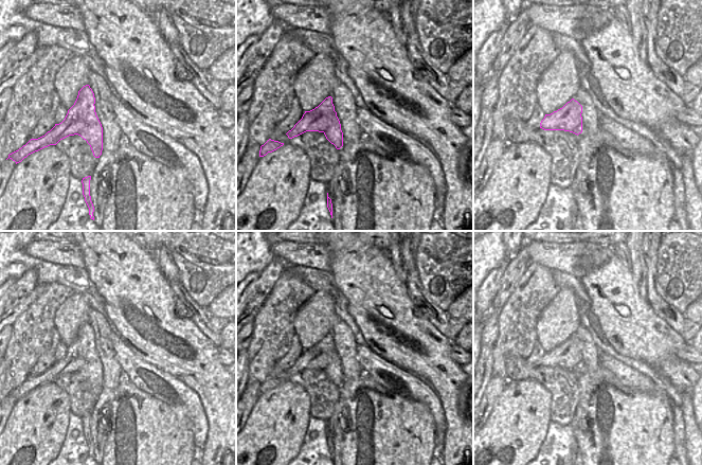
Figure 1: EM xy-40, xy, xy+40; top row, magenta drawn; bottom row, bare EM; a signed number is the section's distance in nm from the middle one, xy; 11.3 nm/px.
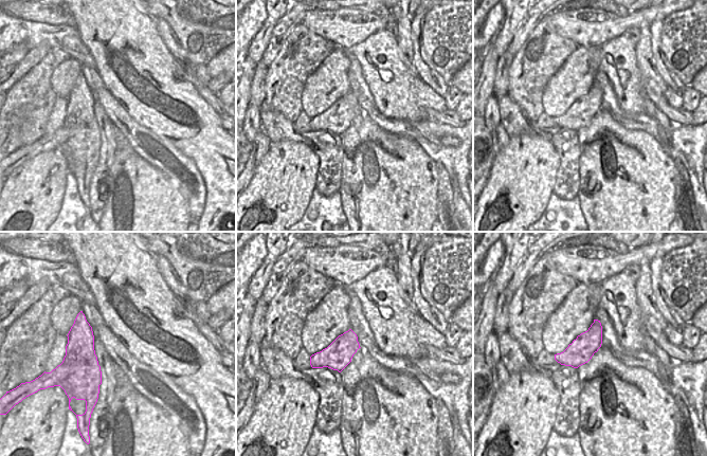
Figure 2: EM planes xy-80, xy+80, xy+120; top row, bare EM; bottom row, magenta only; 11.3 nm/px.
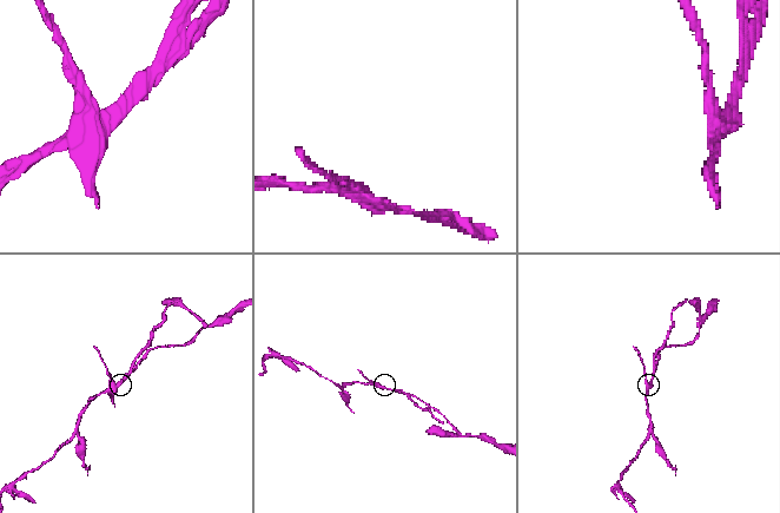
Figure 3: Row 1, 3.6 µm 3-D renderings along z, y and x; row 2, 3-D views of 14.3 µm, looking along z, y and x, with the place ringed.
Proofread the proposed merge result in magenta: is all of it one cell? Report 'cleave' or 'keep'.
cleave

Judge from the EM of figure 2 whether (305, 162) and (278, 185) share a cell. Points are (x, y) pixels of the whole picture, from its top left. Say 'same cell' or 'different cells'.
same cell

